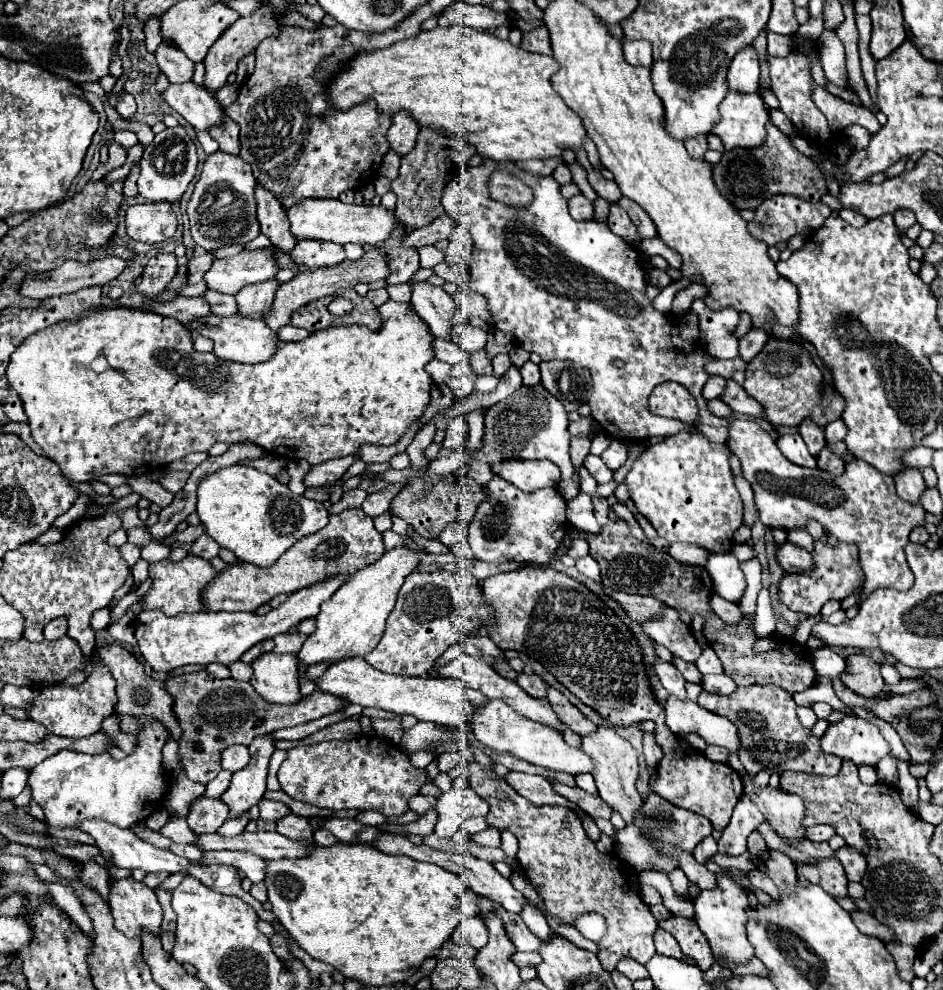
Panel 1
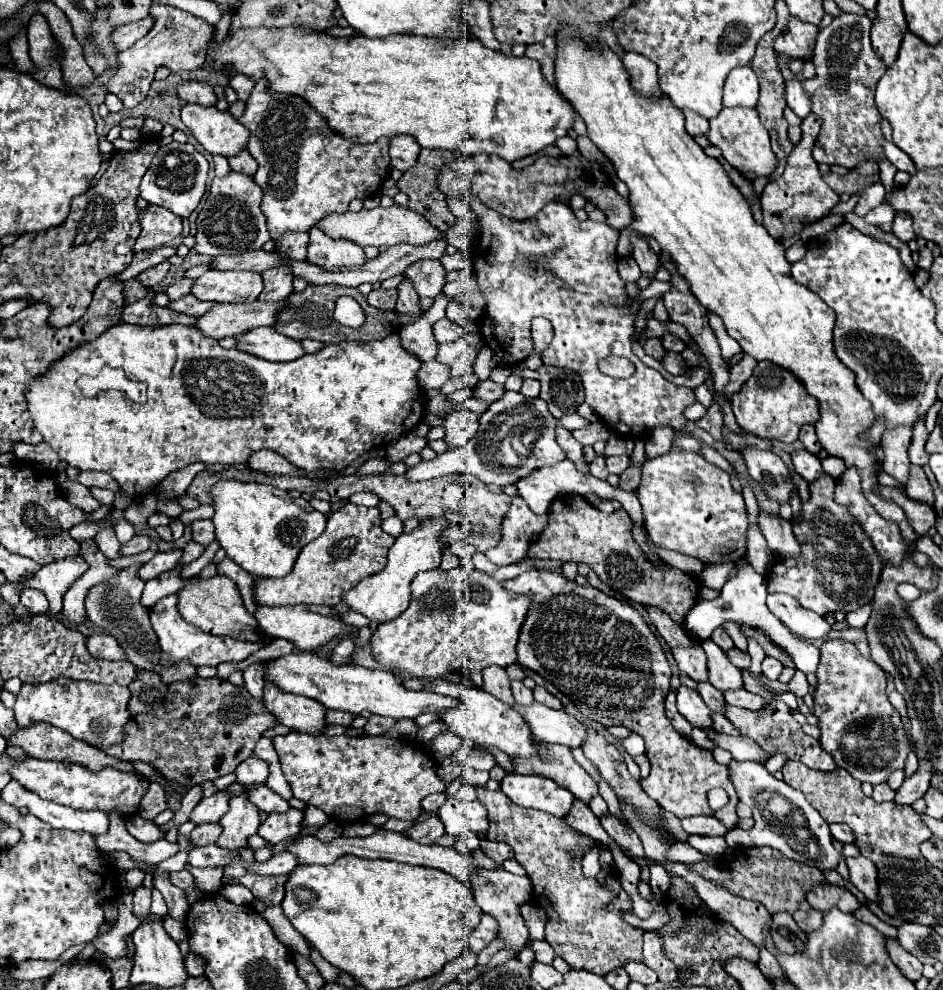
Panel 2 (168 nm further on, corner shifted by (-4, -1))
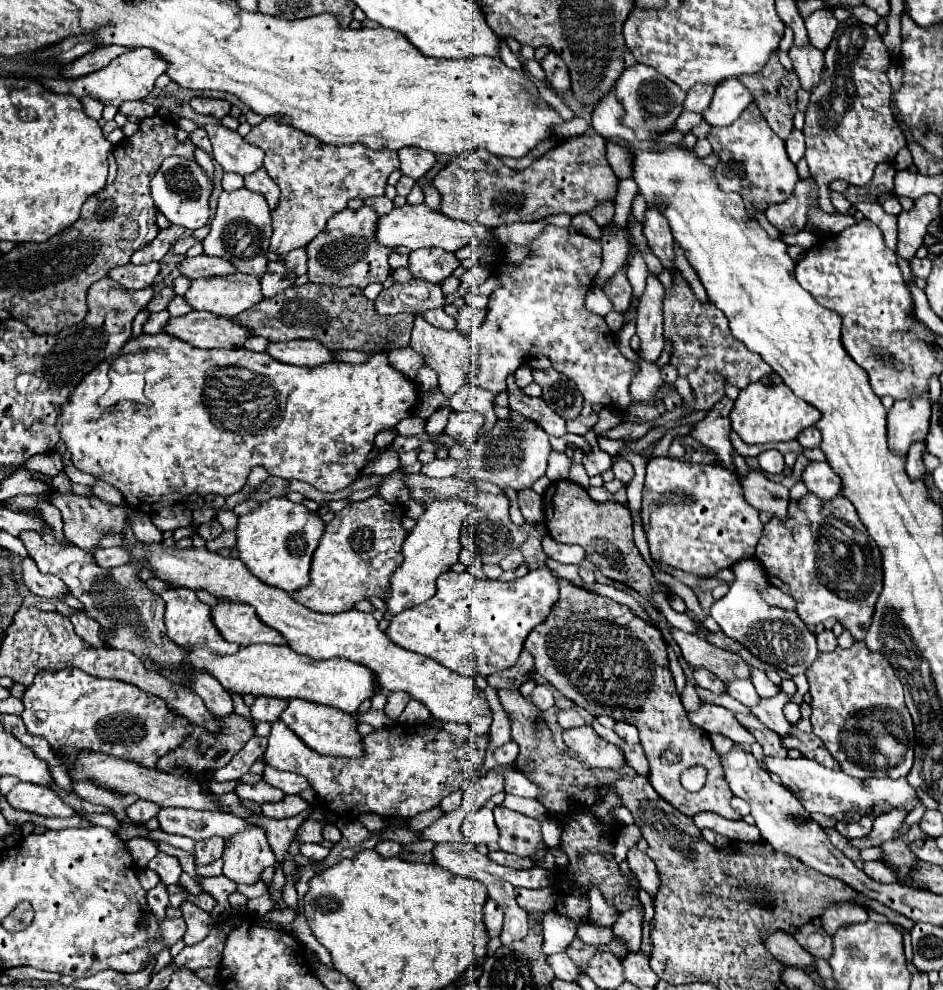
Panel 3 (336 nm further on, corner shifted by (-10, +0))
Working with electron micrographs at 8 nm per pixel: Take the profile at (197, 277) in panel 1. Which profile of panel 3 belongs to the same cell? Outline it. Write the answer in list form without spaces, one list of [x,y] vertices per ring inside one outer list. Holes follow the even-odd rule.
[[[164,287],[162,291],[158,291],[154,297],[152,297],[152,301],[146,305],[146,311],[150,311],[150,313],[156,313],[156,311],[164,311],[166,307],[168,307],[168,303],[170,303],[170,299],[174,297],[174,291],[172,291],[172,287]]]

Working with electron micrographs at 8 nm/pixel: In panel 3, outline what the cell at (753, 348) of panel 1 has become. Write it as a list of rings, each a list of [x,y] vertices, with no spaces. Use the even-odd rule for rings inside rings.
[[[724,397],[722,401],[718,401],[710,411],[708,415],[698,421],[694,425],[694,431],[690,431],[690,437],[694,441],[698,441],[700,445],[704,447],[710,447],[716,451],[716,455],[722,459],[722,463],[730,469],[734,469],[734,463],[732,463],[732,443],[728,439],[728,431],[730,431],[730,409],[732,409],[732,403],[728,397]]]

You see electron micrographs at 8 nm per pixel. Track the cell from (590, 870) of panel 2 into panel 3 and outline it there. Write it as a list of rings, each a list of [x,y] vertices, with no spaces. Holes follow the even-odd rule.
[[[590,887],[588,891],[588,899],[590,899],[590,915],[588,919],[600,927],[612,927],[616,923],[618,913],[604,901],[602,893],[596,887]]]

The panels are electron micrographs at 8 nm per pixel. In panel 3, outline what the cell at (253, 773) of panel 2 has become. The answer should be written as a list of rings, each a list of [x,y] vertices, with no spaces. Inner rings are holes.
[[[264,767],[262,773],[264,781],[268,781],[272,787],[284,791],[286,795],[296,795],[304,789],[310,789],[310,783],[306,783],[306,779],[302,779],[302,775],[294,775],[294,773],[286,773],[286,771],[276,771],[272,767]]]

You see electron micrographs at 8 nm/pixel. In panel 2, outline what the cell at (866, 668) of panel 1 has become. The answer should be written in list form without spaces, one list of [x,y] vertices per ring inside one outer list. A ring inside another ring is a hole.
[[[828,640],[820,644],[820,666],[816,670],[818,688],[814,692],[814,714],[820,718],[820,744],[836,760],[862,782],[880,784],[896,768],[904,768],[908,740],[900,722],[900,714],[888,702],[884,692],[884,670],[866,660],[852,642]]]

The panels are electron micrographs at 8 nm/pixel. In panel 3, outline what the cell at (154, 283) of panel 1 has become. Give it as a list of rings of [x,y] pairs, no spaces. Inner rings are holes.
[[[128,263],[126,267],[114,267],[110,269],[110,279],[120,283],[122,287],[128,289],[144,289],[154,283],[154,277],[160,271],[160,263],[146,263],[146,265],[132,265]]]

